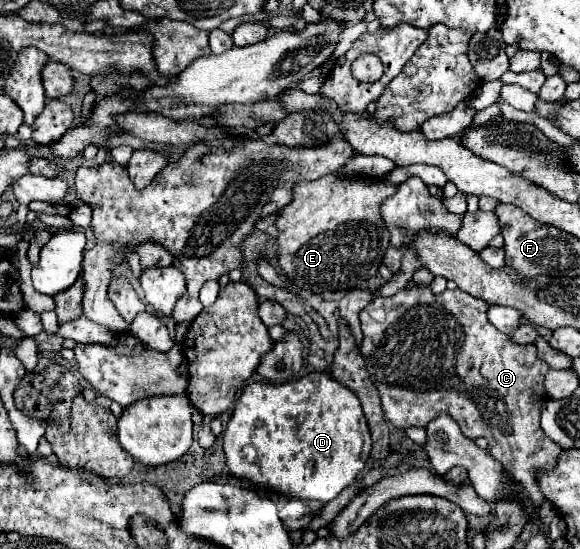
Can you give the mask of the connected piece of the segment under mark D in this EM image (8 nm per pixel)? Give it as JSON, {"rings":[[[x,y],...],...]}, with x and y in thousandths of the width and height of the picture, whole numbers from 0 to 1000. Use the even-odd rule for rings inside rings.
{"rings":[[[536,678],[491,699],[433,696],[412,721],[398,765],[384,787],[384,823],[402,871],[453,896],[519,911],[574,911],[595,885],[616,874],[640,820],[640,794],[619,725],[560,678]]]}

